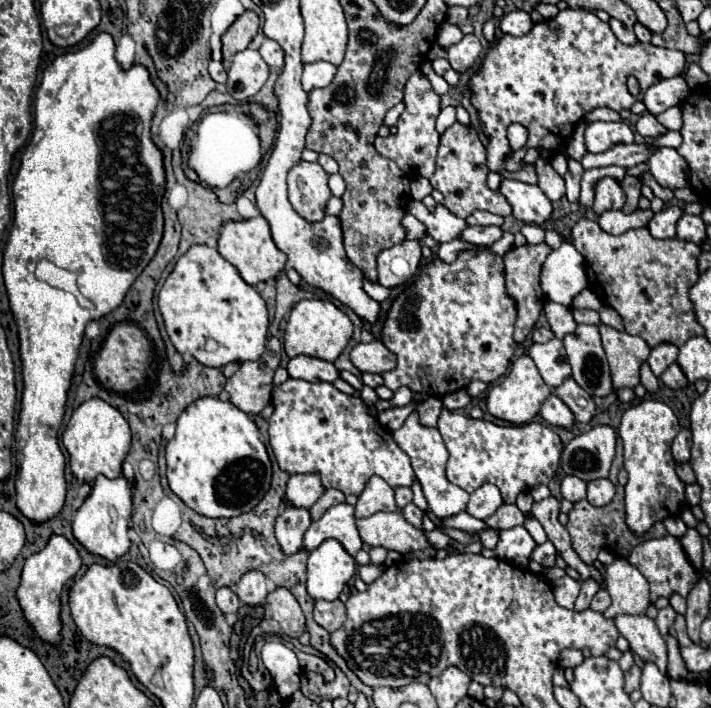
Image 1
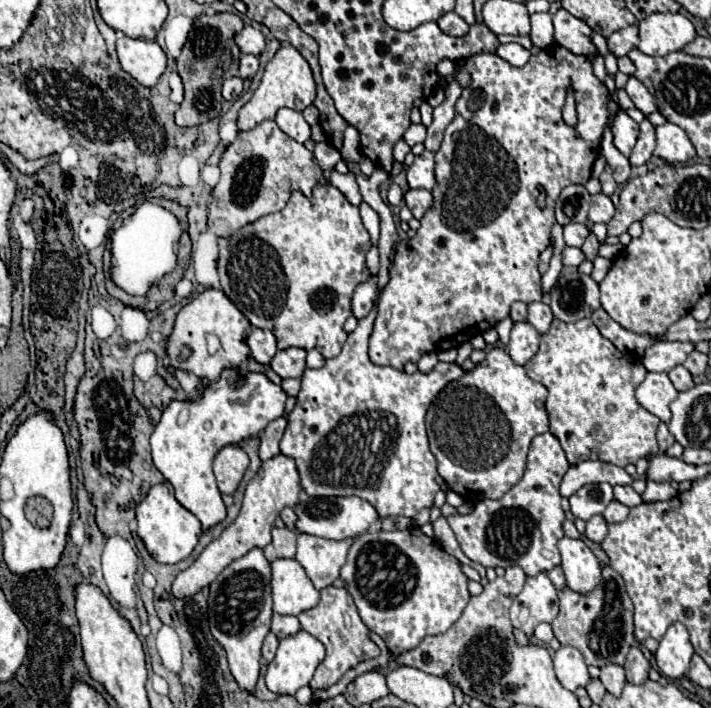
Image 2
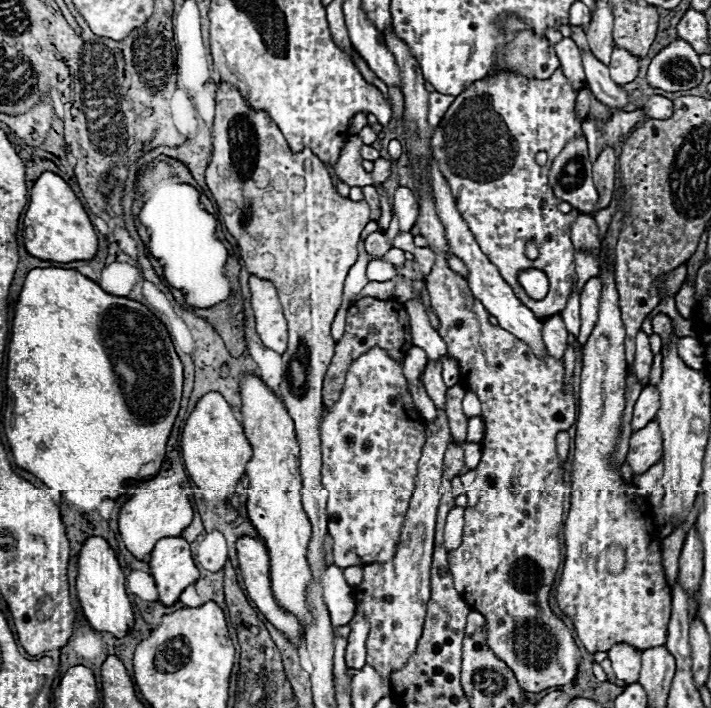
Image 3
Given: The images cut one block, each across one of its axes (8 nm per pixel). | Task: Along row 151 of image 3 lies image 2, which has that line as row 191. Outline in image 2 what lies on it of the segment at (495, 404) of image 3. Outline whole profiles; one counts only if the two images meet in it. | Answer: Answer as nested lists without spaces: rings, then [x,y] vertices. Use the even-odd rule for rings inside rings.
[[[408,190],[404,194],[404,202],[410,208],[410,212],[414,214],[414,218],[422,218],[424,212],[432,206],[432,194],[428,190]]]

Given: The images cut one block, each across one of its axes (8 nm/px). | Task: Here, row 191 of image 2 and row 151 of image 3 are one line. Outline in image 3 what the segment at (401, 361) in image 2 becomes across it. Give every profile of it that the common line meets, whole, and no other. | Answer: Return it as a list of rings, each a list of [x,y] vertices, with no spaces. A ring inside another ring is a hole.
[[[558,68],[550,80],[530,80],[516,70],[500,70],[480,78],[470,88],[466,88],[432,134],[432,152],[438,160],[440,172],[448,180],[452,188],[452,196],[456,200],[456,208],[470,226],[470,232],[476,236],[478,246],[490,258],[490,262],[498,268],[502,278],[512,286],[516,298],[534,312],[536,318],[548,318],[566,308],[568,296],[576,284],[576,262],[574,262],[574,246],[570,242],[570,226],[574,224],[578,210],[570,214],[562,214],[558,210],[560,200],[554,196],[548,184],[548,172],[554,158],[564,150],[564,146],[582,134],[582,122],[576,116],[576,96],[578,90],[572,88],[568,78]],[[544,150],[548,154],[546,166],[538,166],[534,156]],[[528,242],[536,242],[540,256],[536,260],[526,258],[524,250]],[[538,268],[548,276],[548,294],[542,300],[530,298],[518,282],[518,274],[524,270]]]

